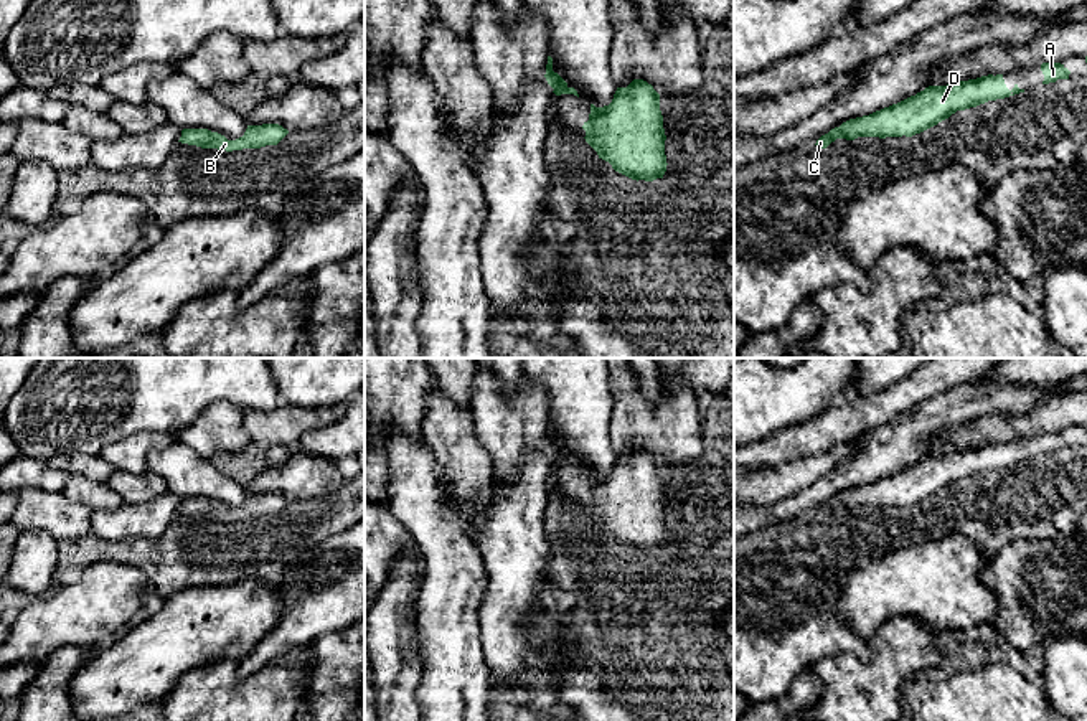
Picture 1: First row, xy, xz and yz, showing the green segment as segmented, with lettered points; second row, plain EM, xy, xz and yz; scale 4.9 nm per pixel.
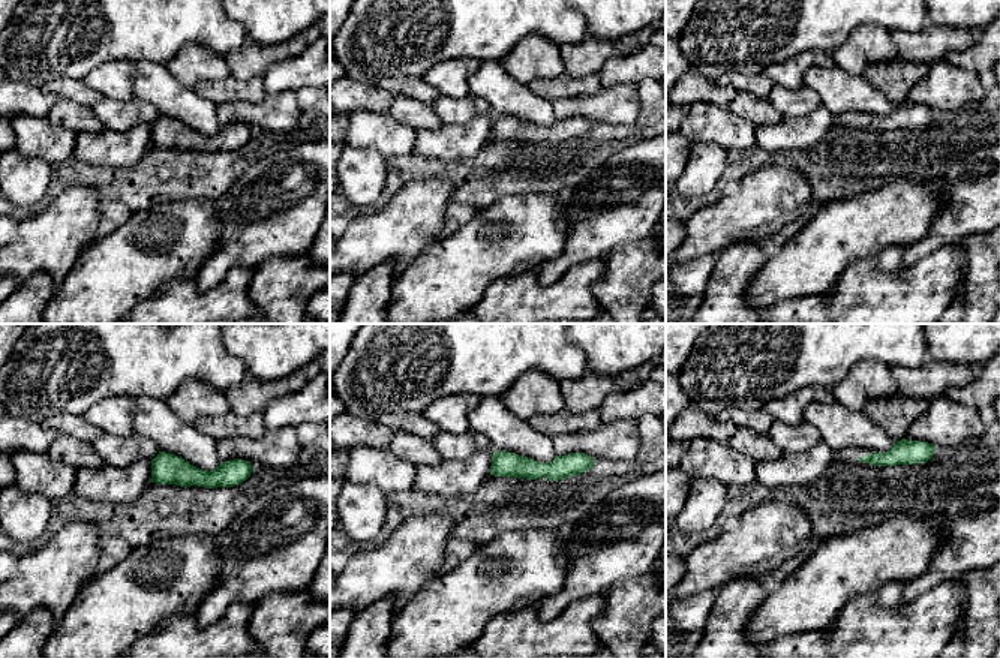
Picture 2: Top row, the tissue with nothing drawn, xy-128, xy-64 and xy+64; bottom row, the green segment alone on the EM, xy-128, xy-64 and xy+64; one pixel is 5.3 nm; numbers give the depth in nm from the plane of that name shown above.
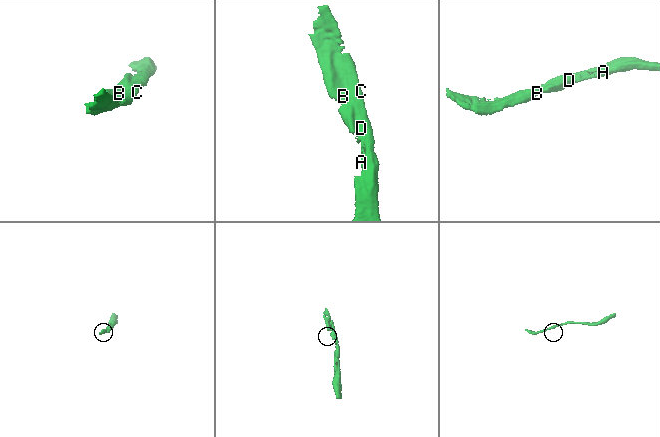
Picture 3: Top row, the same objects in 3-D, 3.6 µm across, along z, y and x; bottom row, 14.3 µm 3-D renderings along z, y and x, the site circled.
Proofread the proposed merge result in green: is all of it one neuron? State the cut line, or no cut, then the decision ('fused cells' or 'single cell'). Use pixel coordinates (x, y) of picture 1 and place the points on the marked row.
no cut; single cell

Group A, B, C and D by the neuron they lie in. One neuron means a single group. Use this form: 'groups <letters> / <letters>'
groups A B C D

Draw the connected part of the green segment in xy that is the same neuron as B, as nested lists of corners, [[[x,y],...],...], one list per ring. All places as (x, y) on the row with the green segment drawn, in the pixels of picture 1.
[[[279,124],[247,125],[244,135],[236,140],[228,140],[224,135],[208,129],[183,129],[178,142],[233,152],[277,145],[287,134],[289,130]]]

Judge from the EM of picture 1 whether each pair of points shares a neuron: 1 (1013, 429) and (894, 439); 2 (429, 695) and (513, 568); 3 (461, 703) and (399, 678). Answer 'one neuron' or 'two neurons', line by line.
1: two neurons
2: two neurons
3: two neurons

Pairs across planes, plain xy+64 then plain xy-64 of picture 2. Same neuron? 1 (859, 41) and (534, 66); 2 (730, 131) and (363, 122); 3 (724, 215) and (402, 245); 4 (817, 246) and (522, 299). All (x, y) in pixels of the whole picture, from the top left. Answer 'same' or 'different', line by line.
1: same
2: same
3: same
4: different

